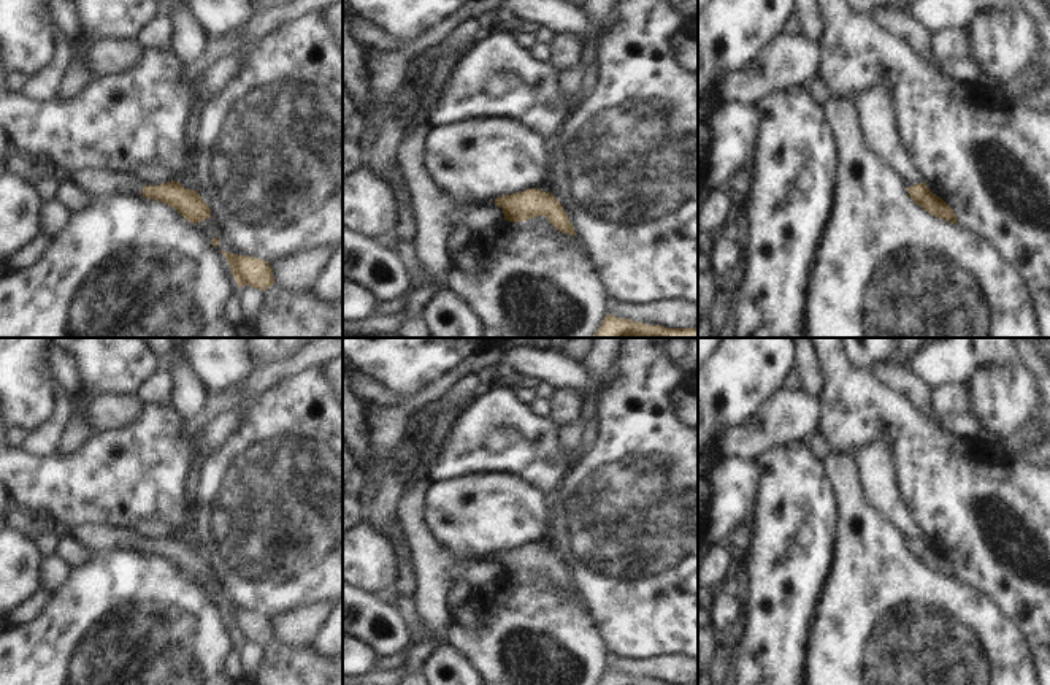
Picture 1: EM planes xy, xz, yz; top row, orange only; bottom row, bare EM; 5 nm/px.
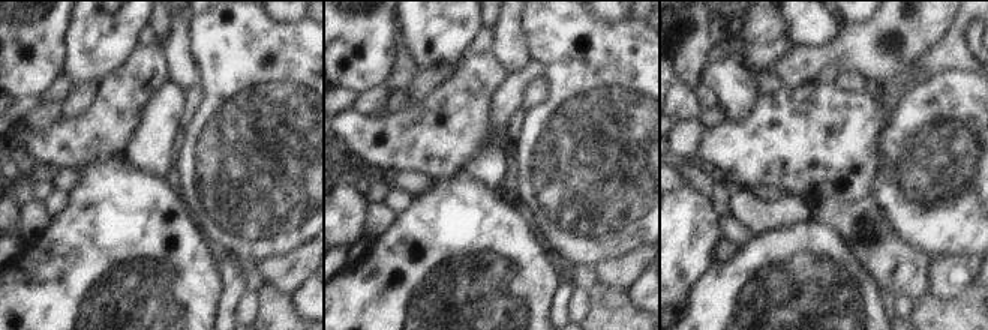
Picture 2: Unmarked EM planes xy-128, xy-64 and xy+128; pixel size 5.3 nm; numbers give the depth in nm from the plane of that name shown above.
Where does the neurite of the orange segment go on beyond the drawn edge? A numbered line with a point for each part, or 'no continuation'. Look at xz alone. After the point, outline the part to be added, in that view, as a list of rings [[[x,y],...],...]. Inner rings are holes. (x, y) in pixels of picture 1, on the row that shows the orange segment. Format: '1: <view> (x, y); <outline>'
1: xz (462, 203); [[[446,193],[446,195],[450,198],[454,206],[457,206],[460,211],[495,205],[495,200],[471,200],[471,198],[460,198],[452,193]]]

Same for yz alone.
no continuation

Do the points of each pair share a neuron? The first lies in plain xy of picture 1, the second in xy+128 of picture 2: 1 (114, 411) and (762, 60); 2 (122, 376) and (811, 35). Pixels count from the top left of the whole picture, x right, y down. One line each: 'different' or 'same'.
1: different
2: same

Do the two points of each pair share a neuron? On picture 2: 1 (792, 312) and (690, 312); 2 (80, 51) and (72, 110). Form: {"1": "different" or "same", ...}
{"1": "same", "2": "different"}

